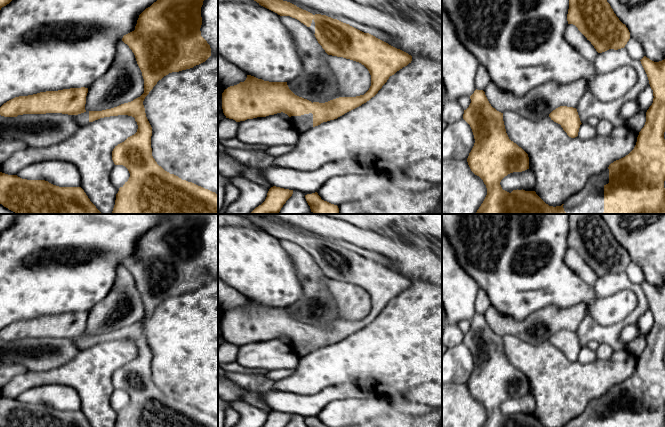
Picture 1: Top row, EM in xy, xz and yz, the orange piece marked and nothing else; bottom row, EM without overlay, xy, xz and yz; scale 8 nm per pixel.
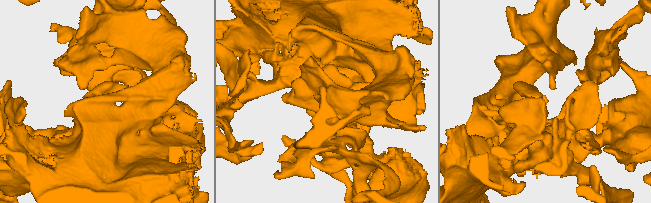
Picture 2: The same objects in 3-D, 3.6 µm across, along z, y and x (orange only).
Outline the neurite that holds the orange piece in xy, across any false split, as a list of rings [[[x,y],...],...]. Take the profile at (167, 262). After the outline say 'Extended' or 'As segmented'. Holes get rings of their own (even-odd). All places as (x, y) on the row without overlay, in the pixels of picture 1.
[[[168,214],[139,239],[135,254],[123,260],[122,265],[134,277],[144,303],[144,317],[133,325],[102,335],[86,335],[88,312],[70,312],[15,321],[0,331],[0,339],[17,341],[23,338],[62,337],[74,339],[80,350],[104,341],[132,340],[138,349],[137,356],[112,375],[114,388],[125,390],[130,397],[128,405],[119,412],[115,427],[218,427],[218,418],[215,416],[182,404],[157,388],[152,380],[152,351],[143,329],[145,321],[164,300],[193,292],[211,280],[210,269],[200,255],[203,225],[203,214]]]. Extended

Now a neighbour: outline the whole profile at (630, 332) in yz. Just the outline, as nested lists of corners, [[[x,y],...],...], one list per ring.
[[[630,324],[622,329],[619,336],[621,342],[627,345],[634,339],[638,338],[640,336],[640,332],[636,324]]]

